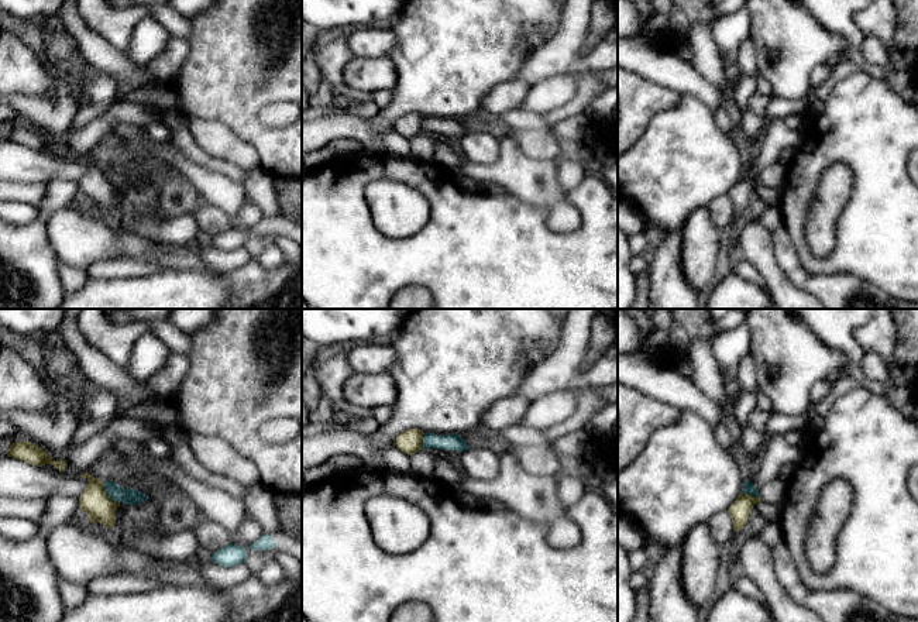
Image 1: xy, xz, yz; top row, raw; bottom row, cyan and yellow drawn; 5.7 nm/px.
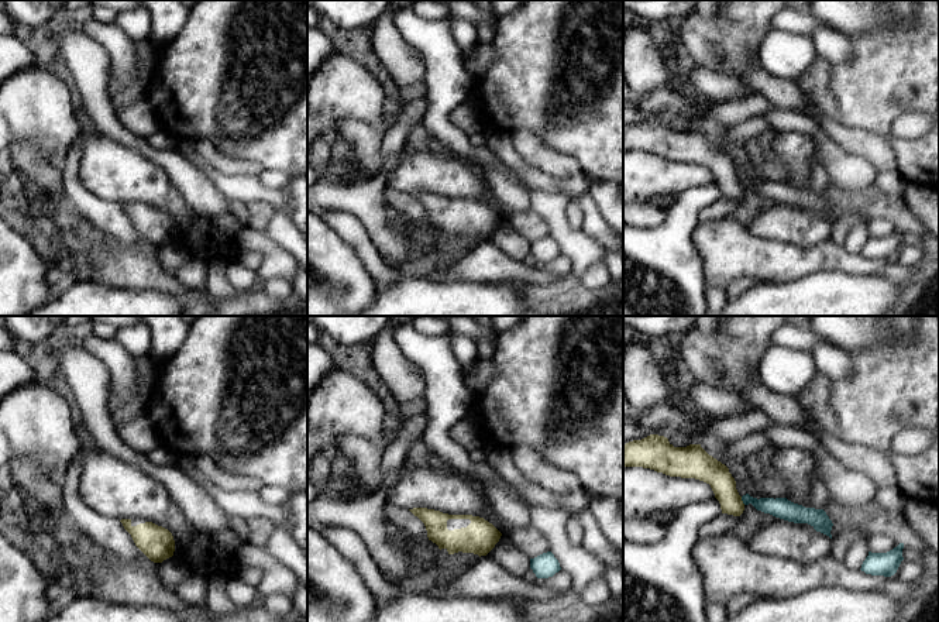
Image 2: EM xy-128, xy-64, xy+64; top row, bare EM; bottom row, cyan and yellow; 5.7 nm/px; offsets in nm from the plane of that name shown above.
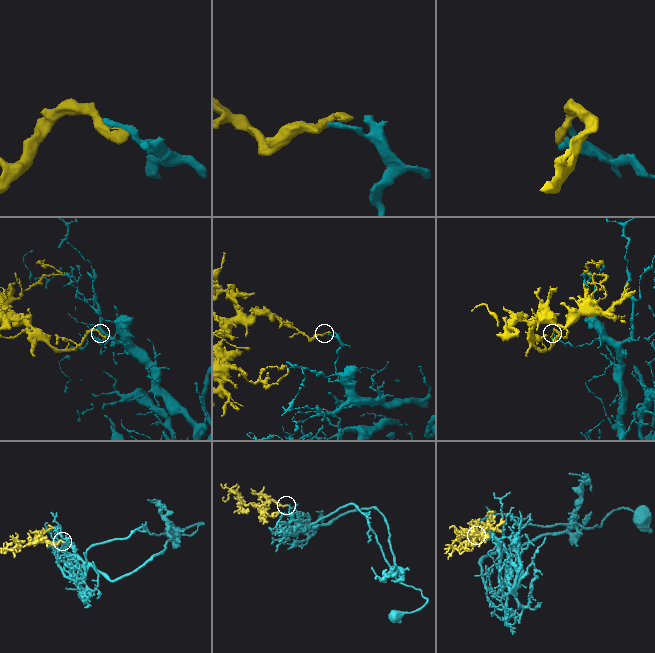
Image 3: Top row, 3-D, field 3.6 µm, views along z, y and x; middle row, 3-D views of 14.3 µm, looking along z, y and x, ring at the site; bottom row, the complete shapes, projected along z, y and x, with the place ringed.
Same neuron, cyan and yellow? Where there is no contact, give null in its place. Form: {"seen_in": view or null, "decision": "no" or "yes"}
{"seen_in": "xy", "decision": "no"}

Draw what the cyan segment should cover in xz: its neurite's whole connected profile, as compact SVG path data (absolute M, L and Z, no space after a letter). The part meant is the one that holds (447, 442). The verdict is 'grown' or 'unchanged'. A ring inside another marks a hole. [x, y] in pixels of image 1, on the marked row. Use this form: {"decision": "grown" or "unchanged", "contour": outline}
{"decision": "unchanged", "contour": "M424 433L422 437L422 450L443 449L454 451L465 451L470 446L463 440L460 434L443 434Z"}

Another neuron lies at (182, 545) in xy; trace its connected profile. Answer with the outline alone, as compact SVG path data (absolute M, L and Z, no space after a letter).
M161 528L130 529L123 533L121 544L154 556L182 563L197 557L200 547L196 535L190 528L165 532Z

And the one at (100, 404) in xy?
M69 374L63 382L73 391L72 398L66 402L72 403L76 410L87 412L92 417L89 425L80 425L75 430L68 446L69 451L87 441L111 422L116 412L116 398L111 392L96 386L80 375Z

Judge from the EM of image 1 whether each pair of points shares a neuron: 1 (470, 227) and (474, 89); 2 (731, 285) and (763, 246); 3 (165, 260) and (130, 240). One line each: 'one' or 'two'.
1: two
2: two
3: two

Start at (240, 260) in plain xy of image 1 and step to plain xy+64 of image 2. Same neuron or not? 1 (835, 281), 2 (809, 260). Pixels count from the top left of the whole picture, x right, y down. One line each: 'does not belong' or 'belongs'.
1: does not belong
2: belongs

